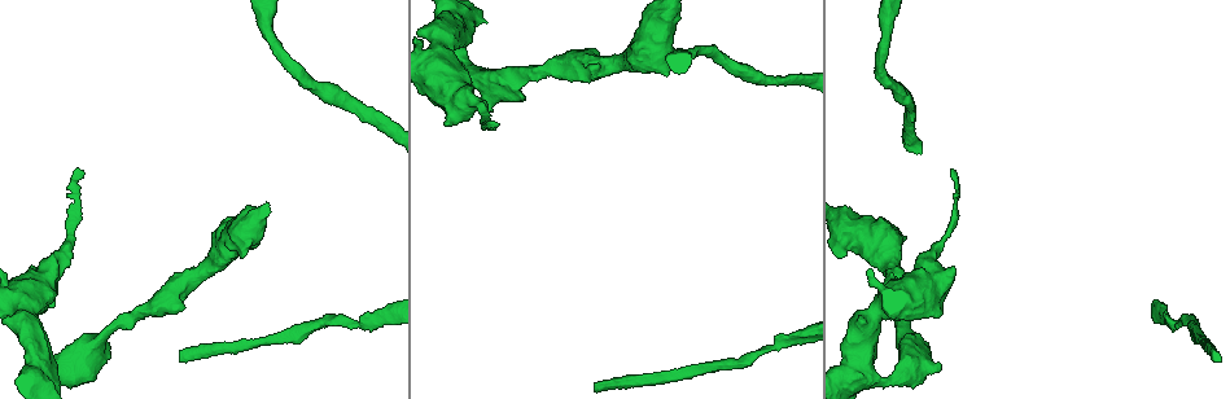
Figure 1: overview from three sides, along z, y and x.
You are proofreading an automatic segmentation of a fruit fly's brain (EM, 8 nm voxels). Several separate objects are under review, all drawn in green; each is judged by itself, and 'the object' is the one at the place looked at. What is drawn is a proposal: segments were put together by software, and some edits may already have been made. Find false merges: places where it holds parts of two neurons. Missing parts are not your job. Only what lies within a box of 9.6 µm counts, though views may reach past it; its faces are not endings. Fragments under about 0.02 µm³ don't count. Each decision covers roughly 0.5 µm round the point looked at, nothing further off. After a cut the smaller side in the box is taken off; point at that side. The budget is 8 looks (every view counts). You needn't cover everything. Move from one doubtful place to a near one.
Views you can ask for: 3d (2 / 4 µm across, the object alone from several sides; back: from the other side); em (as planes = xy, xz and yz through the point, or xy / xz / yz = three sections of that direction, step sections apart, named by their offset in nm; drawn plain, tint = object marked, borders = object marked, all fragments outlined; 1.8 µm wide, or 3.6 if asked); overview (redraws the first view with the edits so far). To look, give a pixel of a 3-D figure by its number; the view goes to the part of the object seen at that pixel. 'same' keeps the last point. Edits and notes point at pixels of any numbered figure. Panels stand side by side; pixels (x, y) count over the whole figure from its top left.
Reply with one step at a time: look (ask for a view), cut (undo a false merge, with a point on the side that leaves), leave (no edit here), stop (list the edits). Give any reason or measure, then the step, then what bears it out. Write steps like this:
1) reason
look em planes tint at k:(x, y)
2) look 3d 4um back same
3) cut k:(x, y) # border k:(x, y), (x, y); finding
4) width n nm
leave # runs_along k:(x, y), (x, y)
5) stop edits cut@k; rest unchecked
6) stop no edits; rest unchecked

look 3d 4um back at 1:(920, 288)

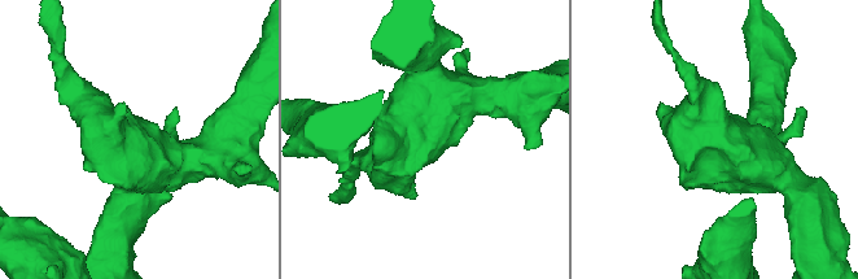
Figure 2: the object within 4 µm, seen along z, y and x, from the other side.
look em 3.6um planes tint at 2:(720, 138)

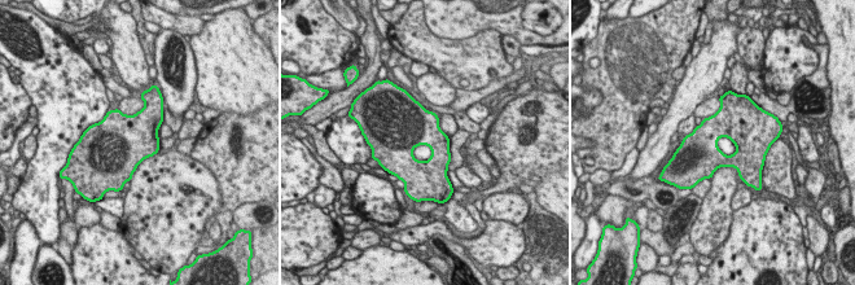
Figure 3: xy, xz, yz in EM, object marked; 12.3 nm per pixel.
leave # all the same neuron

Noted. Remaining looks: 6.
look em planes tint at 1:(885, 35)

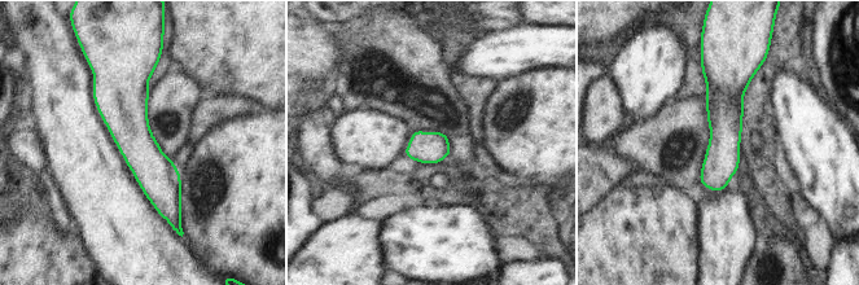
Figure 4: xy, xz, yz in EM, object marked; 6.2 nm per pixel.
leave # runs_along 4:(135, 68), (135, 140), (171, 216); continuous, no second neuron

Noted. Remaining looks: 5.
thick turns thin
look em 3.6um planes tint at 1:(515, 83)

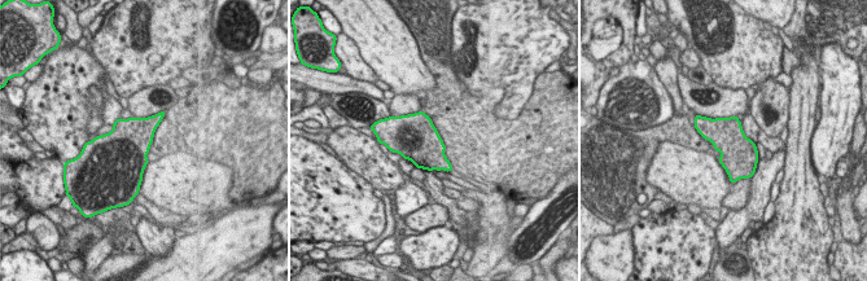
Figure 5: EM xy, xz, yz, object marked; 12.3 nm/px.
leave # all the same neuron

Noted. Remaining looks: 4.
abrupt turn
look em 3.6um planes borders at 1:(42, 386)

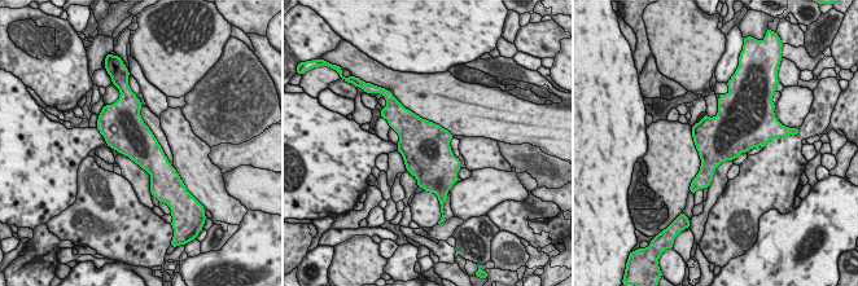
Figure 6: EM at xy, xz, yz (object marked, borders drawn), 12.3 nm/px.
leave # continuous, no second neuron

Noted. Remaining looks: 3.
stop no edits; rest unchecked

